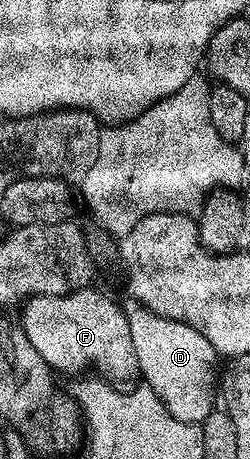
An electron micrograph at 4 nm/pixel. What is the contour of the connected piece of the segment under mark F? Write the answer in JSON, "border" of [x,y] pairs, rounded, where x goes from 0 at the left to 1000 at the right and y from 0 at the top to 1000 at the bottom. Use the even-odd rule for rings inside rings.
{"border":[[[296,630],[276,643],[140,643],[108,651],[80,678],[88,721],[220,810],[344,808],[364,800],[444,837],[516,837],[516,826],[548,828],[560,817],[516,691],[464,654],[420,643],[420,632],[376,632]]]}

